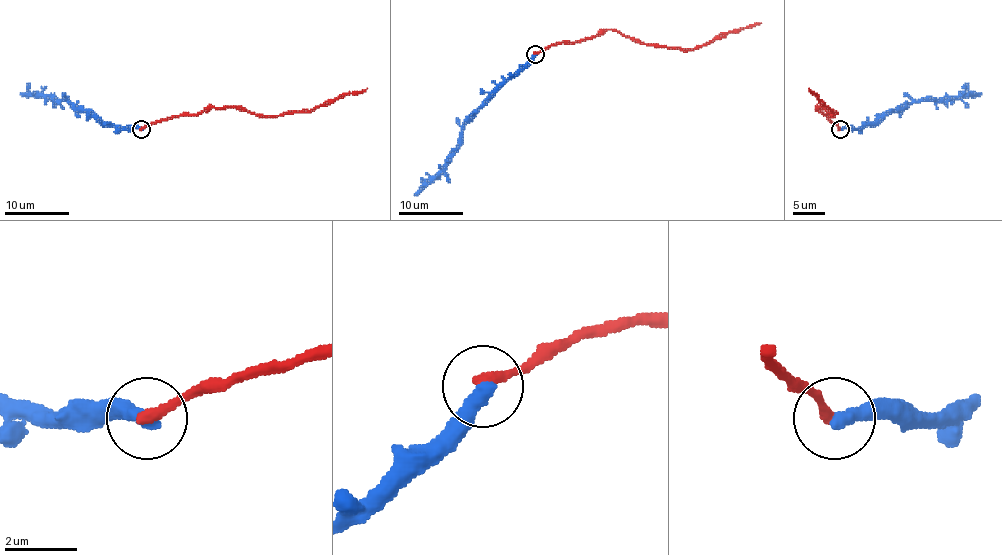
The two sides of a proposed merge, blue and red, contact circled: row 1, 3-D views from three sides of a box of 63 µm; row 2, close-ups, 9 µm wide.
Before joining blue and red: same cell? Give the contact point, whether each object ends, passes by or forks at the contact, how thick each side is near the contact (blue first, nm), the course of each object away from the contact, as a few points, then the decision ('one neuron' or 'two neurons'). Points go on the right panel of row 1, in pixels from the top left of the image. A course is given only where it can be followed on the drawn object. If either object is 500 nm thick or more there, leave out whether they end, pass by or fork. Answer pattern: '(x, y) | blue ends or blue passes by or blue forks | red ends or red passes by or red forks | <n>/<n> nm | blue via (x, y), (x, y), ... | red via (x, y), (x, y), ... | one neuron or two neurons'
(840, 129) | blue ends | red ends | 440/320 nm | blue via (839, 128), (876, 125), (886, 115), (894, 111), (904, 111), (912, 102), (978, 96), (981, 93) | red via (839, 128), (815, 107), (823, 107), (831, 115), (834, 112), (809, 88) | two neurons

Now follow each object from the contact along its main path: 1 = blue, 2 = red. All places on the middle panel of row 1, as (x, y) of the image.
1: (535, 53), (464, 126), (461, 145), (455, 155), (414, 195)
2: (535, 53), (563, 42), (592, 39), (608, 29), (645, 44), (698, 48), (729, 32), (761, 23)

